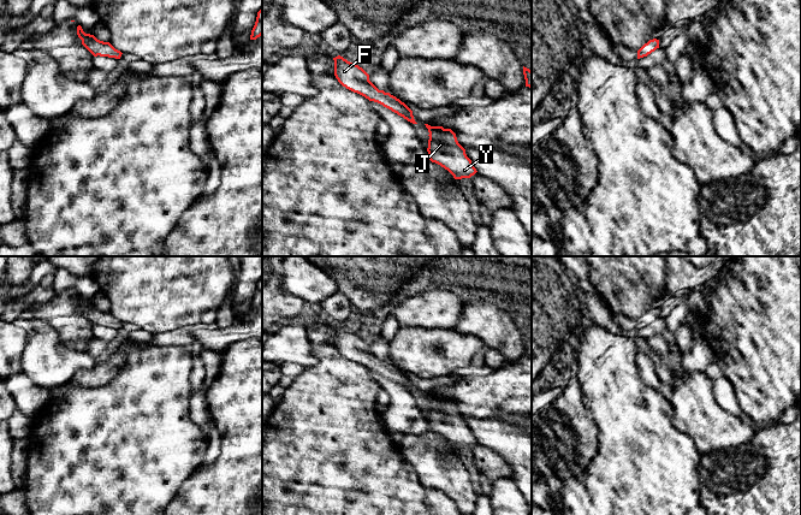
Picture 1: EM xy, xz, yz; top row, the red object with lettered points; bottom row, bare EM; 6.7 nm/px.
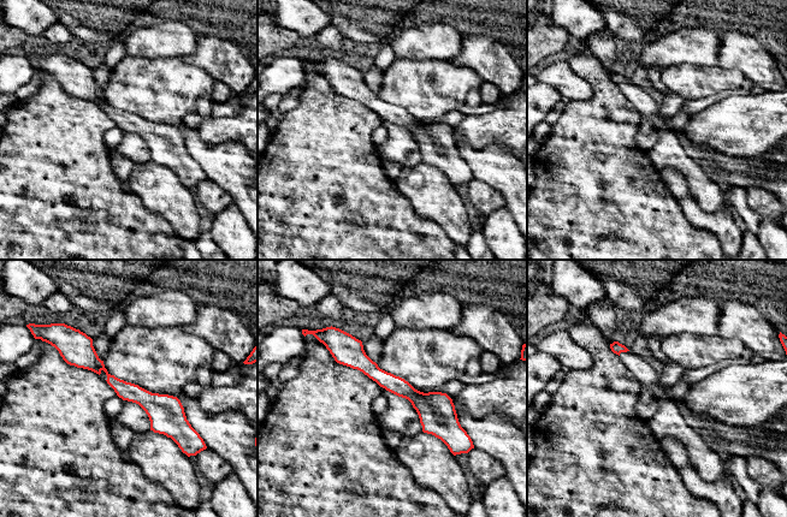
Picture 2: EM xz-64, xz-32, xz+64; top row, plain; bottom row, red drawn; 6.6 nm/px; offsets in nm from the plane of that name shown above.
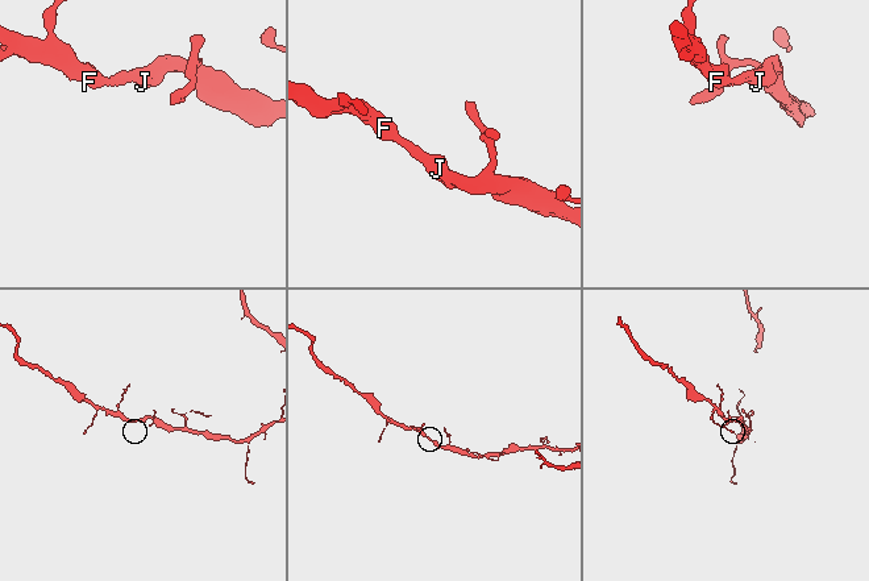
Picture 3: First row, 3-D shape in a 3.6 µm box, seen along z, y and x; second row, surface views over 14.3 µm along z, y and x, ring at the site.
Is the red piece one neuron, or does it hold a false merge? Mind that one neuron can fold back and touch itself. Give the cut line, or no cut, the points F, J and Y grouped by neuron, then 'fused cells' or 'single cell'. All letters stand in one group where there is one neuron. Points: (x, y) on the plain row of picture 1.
no cut | F J Y | single cell

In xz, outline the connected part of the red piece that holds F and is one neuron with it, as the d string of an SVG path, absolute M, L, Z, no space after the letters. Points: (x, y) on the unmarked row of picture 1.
M340 325L333 327L333 330L334 345L343 356L364 366L369 371L382 374L408 391L417 393L414 389L413 380L396 366L385 362L384 360L379 360L369 350L369 344L362 337L348 331Z

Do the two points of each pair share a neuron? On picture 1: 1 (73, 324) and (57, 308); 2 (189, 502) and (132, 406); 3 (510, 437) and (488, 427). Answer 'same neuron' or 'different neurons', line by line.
1: same neuron
2: different neurons
3: same neuron

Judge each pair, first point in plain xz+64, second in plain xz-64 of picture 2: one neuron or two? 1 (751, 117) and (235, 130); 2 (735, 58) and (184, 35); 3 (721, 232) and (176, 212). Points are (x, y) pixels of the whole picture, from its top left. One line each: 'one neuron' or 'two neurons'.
1: one neuron
2: two neurons
3: one neuron

